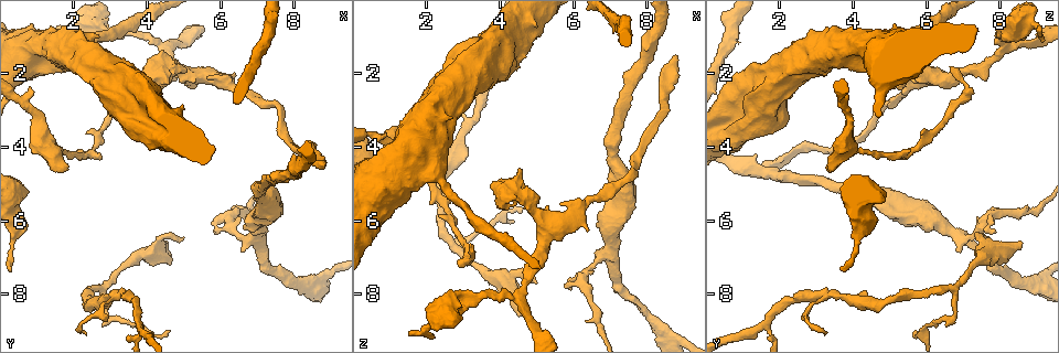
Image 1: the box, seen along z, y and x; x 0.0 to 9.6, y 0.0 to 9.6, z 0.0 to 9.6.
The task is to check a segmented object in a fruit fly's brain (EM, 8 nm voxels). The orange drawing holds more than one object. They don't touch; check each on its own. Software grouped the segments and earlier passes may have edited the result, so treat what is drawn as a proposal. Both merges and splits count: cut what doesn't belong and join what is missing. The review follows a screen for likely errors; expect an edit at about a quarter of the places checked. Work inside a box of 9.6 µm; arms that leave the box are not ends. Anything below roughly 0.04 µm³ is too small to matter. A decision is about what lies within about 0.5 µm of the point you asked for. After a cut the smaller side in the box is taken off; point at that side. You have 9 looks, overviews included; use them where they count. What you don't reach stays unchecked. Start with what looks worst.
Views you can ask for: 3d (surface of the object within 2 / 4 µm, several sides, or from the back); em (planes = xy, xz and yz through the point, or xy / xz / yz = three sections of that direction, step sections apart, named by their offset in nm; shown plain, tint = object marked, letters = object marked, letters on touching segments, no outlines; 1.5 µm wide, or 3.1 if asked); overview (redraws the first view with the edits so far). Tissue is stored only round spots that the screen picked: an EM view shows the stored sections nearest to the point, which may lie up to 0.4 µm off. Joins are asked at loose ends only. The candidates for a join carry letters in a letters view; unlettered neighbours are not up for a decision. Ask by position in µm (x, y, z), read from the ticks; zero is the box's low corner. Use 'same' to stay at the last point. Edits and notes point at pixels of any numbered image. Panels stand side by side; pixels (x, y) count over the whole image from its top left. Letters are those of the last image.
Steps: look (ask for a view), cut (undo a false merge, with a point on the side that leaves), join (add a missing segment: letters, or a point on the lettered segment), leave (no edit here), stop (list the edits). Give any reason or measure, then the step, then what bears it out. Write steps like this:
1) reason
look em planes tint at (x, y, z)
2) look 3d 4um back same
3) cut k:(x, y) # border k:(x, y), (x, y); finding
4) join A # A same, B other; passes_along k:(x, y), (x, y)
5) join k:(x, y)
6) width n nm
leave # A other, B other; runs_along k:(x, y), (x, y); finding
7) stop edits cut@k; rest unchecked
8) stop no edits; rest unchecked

thick end
look 3d 4um at (1.80, 4.65, 3.35)

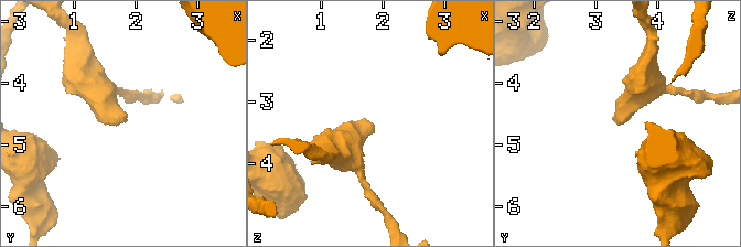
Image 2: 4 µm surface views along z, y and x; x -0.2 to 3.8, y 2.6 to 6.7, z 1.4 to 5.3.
shape alone is not enough
look em planes plain at (1.85, 4.65, 3.35)

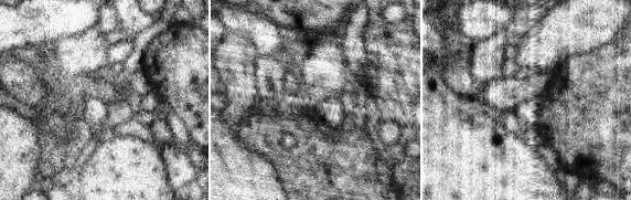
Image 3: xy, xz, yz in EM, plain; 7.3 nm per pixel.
see the neighbours
look em planes letters same

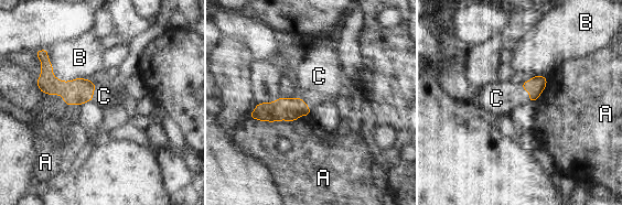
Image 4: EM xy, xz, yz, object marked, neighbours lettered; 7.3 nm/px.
join 4:(496, 98) # A other, B other, C same; passes_along 4:(536, 85), (528, 92), (496, 98); it goes on there

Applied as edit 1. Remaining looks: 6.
an open end
look em xz step 8 tint at (4.65, 9.00, 5.65)

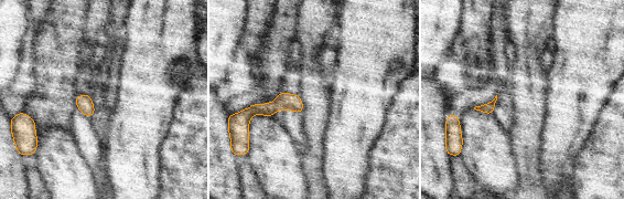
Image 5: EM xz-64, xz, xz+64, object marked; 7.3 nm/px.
look em planes letters same

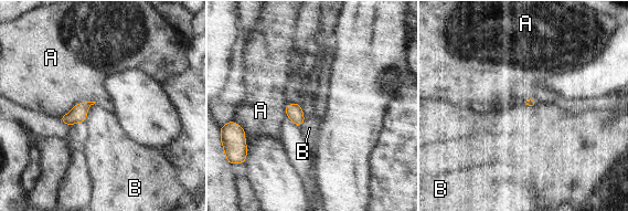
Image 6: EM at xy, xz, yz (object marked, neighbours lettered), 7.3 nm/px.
leave # A other, B other; border 6:(238, 124), (244, 130), (246, 143); no lettered segment goes on from it

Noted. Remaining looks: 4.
sudden change in width
look em xy step 8 letters at (2.60, 1.05, 5.15)

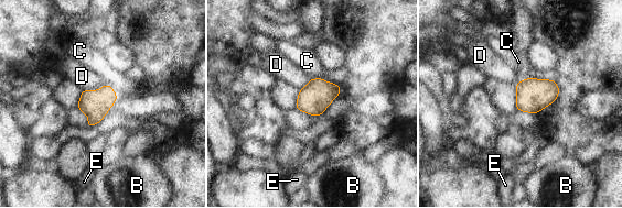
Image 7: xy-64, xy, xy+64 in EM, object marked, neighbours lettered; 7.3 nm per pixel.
leave # B other, C other, D other, E other; border 7:(105, 84), (98, 89), (83, 90); all the same neuron

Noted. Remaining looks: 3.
three-way junction
look 3d 4um at (2.85, 7.85, 6.75)

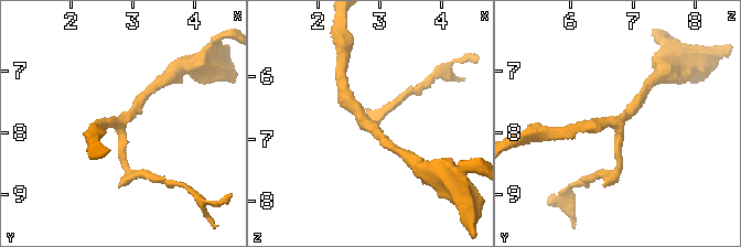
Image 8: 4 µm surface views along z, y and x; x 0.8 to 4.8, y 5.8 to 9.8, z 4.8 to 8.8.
arms 3
look em planes letters at (2.80, 7.85, 6.75)

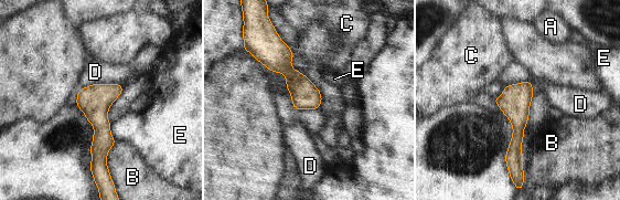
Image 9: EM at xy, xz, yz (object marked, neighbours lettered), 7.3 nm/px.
leave # A other, B other, C other, D other, E other; runs_along 9:(527, 84), (517, 97), (519, 167); one neuron here

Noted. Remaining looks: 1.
stop edits join@4; rest unchecked

